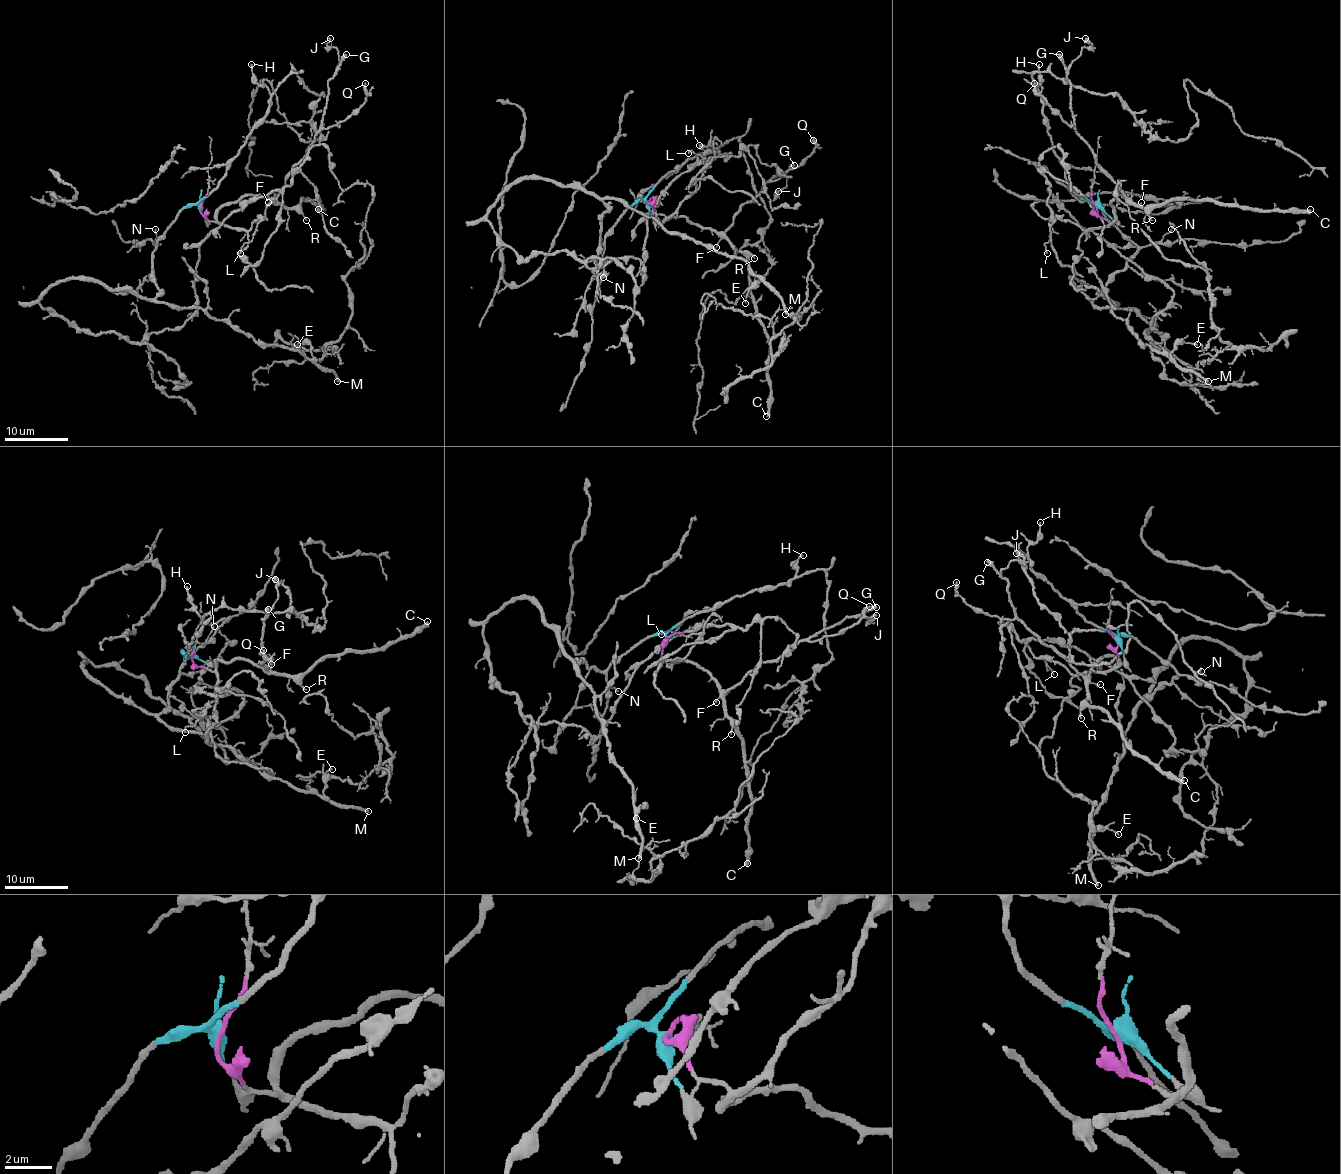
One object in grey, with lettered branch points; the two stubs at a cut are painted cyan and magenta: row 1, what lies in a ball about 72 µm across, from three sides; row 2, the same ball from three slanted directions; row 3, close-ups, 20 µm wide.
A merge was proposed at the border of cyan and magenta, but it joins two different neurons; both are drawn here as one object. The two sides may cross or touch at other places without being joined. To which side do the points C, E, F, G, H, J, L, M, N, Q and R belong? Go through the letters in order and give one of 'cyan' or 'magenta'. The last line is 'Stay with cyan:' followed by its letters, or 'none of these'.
C: magenta
E: cyan
F: magenta
G: magenta
H: cyan
J: magenta
L: magenta
M: cyan
N: cyan
Q: magenta
R: magenta
Stay with cyan: E, H, M, N

